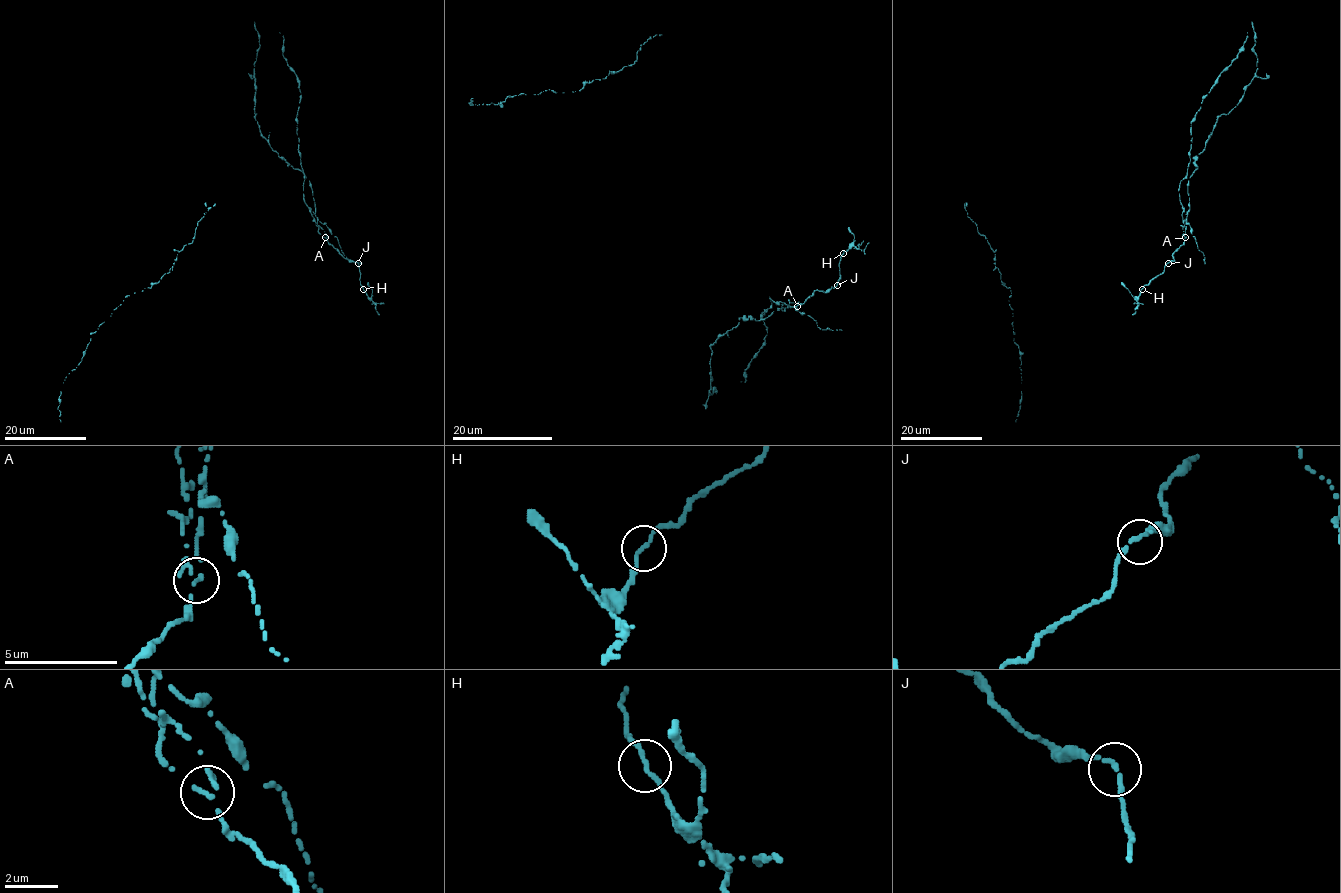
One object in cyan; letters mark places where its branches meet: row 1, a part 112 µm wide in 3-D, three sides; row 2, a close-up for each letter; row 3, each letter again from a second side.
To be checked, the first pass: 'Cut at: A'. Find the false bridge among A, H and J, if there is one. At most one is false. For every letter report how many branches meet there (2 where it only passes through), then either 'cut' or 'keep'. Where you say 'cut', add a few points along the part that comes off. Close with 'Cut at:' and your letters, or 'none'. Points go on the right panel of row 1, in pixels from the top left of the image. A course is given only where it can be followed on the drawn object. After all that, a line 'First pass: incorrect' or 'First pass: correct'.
A: 2 | cut | (1185, 238), (1195, 157), (1218, 118), (1238, 104), (1256, 71), (1251, 22)
H: 2 | keep
J: 2 | keep
Cut at: A
First pass: correct

